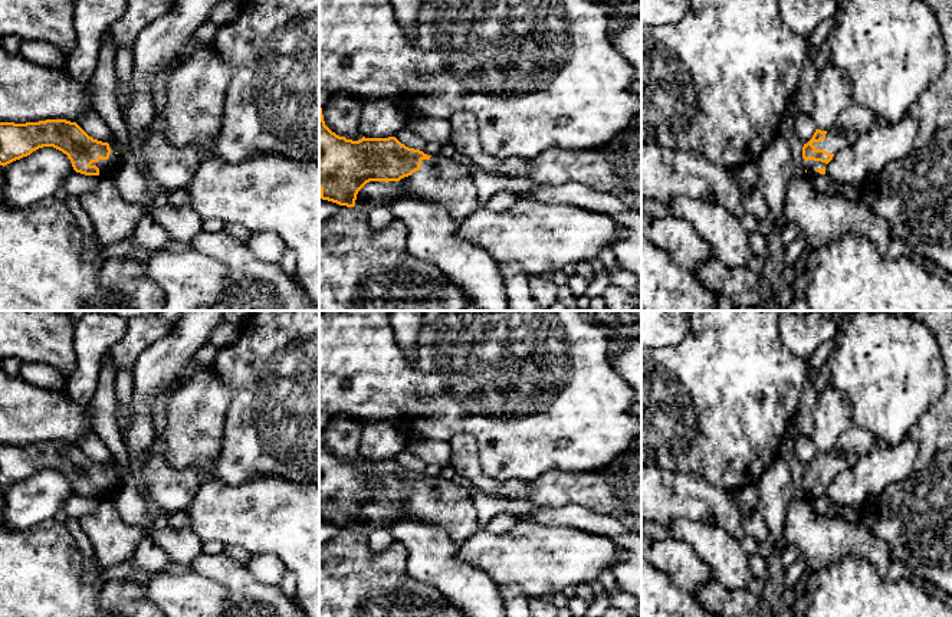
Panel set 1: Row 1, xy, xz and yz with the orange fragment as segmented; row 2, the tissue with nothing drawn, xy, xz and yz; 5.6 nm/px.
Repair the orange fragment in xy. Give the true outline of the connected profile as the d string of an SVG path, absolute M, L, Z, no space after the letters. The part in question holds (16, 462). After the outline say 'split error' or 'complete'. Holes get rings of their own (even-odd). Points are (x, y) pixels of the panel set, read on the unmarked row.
M0 444L0 488L4 489L43 469L53 469L66 476L73 492L85 498L115 499L125 486L122 469L116 463L108 466L93 462L76 444Z; split error

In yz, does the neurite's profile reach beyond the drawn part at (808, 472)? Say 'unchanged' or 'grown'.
grown

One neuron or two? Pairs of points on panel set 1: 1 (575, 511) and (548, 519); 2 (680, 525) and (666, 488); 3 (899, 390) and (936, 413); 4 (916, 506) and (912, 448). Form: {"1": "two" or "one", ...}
{"1": "one", "2": "two", "3": "two", "4": "two"}

